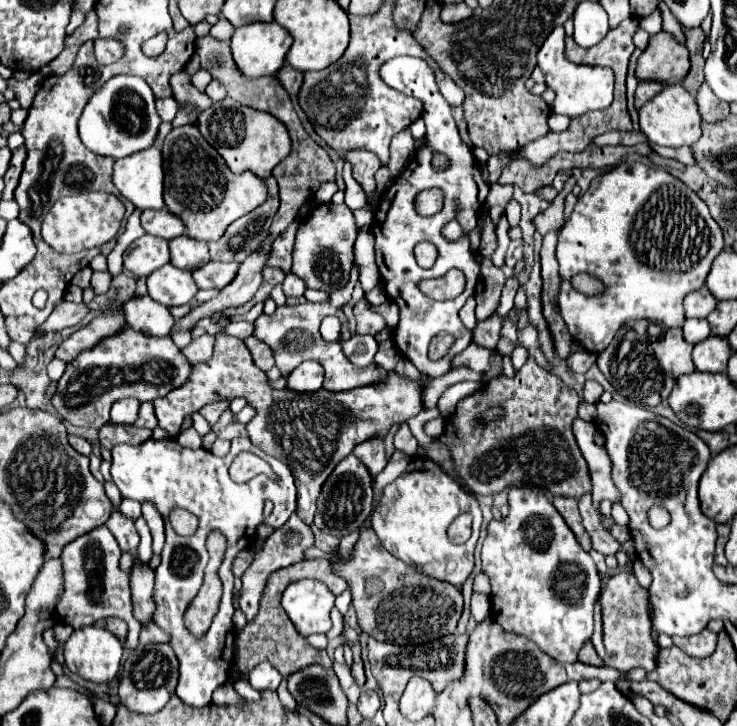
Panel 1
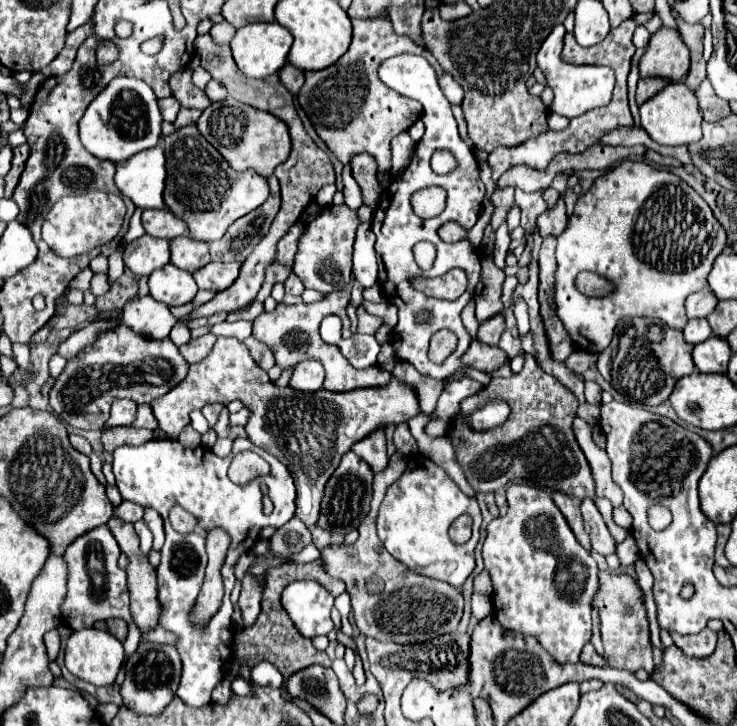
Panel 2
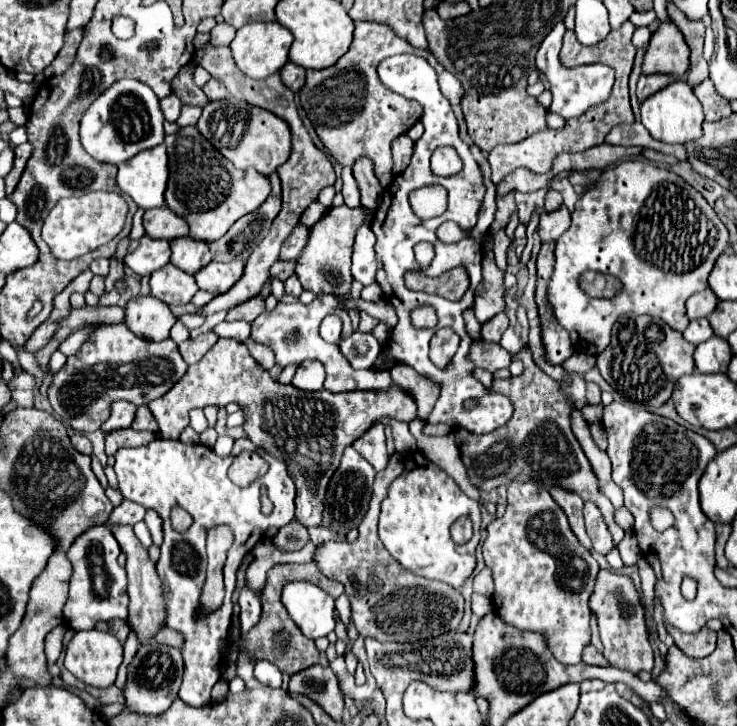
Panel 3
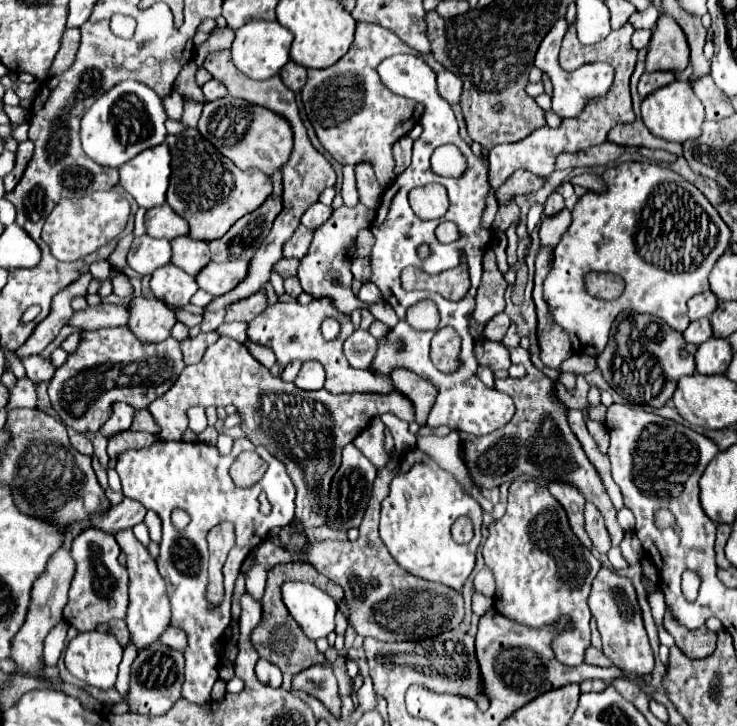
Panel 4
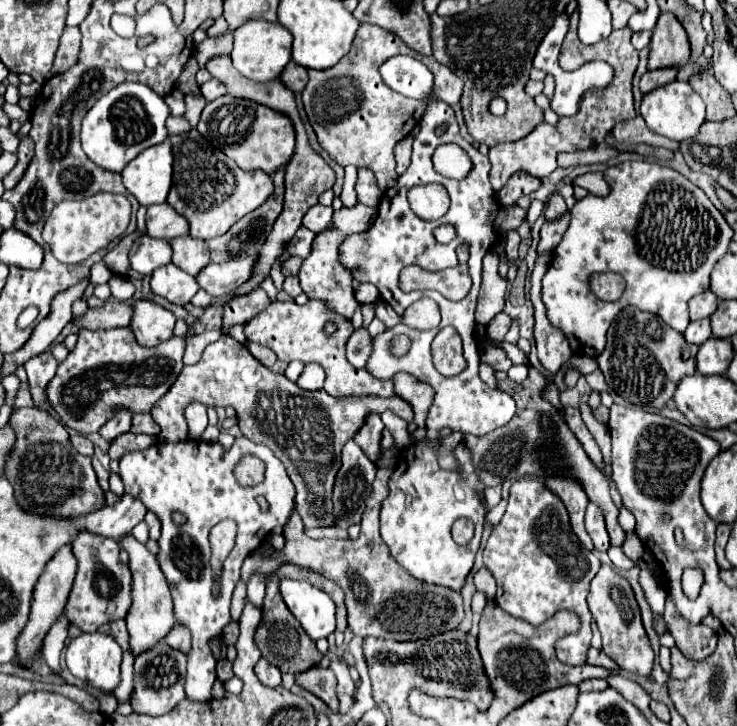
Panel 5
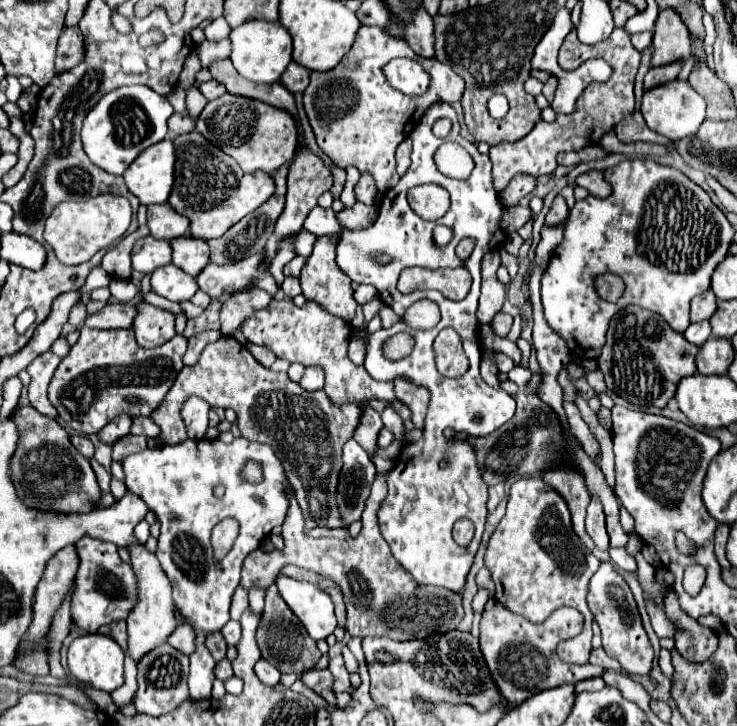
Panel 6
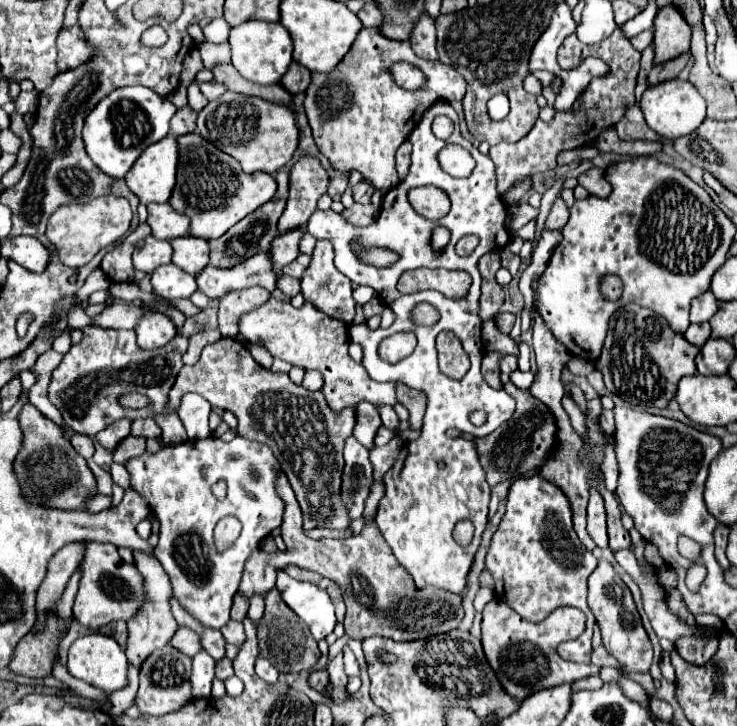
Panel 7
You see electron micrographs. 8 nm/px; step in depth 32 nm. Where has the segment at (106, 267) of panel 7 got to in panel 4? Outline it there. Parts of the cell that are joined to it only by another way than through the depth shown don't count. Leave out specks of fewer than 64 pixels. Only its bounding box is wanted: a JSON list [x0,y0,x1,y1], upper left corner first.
[106,234,134,272]

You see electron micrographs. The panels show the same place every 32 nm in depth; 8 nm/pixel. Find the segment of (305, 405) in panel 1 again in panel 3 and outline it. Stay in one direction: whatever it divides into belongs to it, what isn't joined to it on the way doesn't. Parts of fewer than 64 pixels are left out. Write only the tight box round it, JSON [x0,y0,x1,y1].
[148,338,416,526]

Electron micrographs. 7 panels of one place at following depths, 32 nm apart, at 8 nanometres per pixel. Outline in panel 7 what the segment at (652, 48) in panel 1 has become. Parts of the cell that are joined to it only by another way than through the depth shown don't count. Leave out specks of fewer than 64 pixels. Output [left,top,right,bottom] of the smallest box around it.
[654,4,690,64]

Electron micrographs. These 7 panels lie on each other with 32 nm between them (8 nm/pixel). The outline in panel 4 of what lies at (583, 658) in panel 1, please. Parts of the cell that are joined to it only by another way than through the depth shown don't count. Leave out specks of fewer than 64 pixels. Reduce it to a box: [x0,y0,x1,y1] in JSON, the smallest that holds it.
[584,648,612,666]

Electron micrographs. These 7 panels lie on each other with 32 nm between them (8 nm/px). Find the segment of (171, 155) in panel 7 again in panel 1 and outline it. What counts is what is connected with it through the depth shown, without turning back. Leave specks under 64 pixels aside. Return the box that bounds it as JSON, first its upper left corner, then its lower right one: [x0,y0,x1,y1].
[112,146,164,208]

